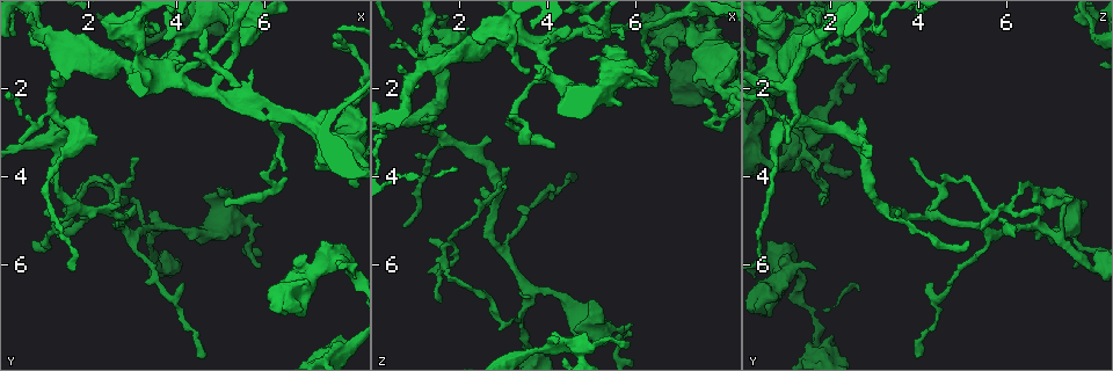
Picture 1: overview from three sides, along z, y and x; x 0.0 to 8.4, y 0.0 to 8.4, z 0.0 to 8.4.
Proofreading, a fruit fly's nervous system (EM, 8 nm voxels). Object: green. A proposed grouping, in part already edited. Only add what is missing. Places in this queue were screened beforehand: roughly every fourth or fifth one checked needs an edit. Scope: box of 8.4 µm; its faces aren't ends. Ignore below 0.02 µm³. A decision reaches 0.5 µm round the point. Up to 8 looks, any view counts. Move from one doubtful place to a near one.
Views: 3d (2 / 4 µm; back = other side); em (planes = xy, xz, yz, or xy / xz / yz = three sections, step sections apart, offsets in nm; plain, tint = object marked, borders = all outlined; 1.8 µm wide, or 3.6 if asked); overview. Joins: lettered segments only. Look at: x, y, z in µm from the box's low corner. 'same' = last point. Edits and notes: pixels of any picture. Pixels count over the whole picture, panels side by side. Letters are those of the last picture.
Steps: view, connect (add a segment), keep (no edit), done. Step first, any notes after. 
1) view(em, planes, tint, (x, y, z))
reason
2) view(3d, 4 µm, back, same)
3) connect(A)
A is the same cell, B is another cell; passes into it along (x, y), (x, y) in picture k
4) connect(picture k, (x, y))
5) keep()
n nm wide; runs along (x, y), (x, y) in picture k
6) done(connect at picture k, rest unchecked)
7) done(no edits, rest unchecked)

view(em, planes, borders, (4.00, 1.15, 1.65))
narrows sharply

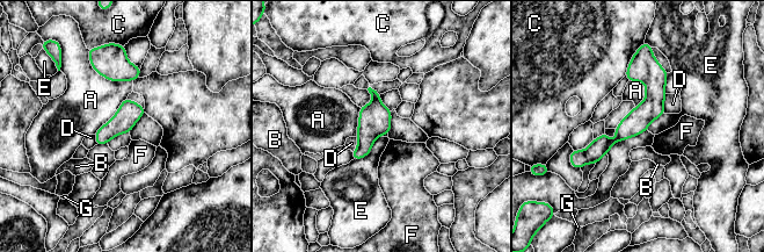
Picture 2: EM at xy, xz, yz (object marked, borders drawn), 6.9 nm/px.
keep()
A, B, C, D, E, F and G are other cells; runs along (635, 60), (652, 103), (581, 163) in picture 2; no lettered segment goes on from it

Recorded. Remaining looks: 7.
view(em, planes, borders, (1.20, 1.95, 1.05))
three-way junction

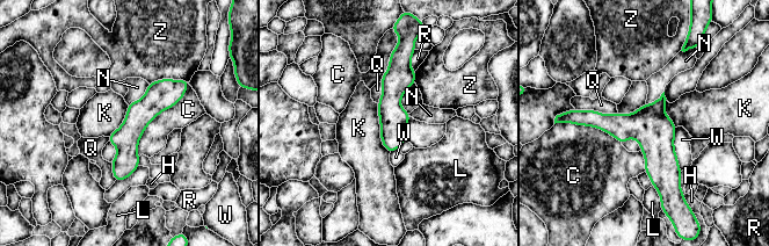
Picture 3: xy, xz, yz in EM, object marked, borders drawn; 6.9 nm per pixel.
keep()
C, H, K, L, N, Q, R, W and Z are other cells; runs along (579, 120), (633, 127), (677, 188) in picture 3; none of them fits

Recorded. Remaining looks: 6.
view(3d, 4 µm, (1.20, 2.65, 2.75))
free end

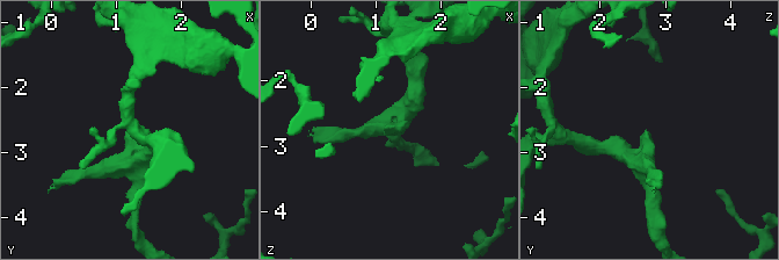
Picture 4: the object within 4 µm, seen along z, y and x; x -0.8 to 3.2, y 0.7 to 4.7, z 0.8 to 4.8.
view(em, xy, step 8, tint, (1.10, 2.70, 2.75))
need the tissue

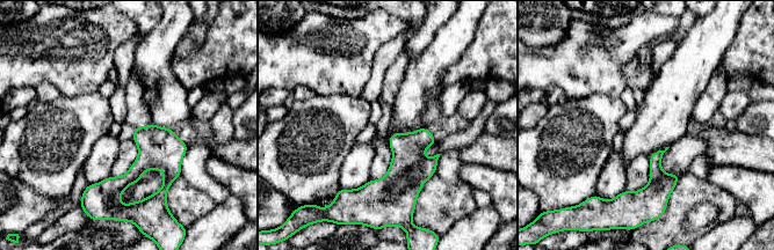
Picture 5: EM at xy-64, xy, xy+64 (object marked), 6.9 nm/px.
view(em, planes, borders, same)

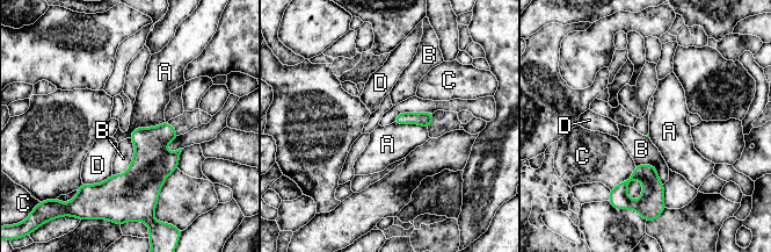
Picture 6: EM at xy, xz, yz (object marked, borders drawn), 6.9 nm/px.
keep()
B touches over 300 nm; A, B, C and D are other cells; none of them fits

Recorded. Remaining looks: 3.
done(no edits, rest unchecked)

